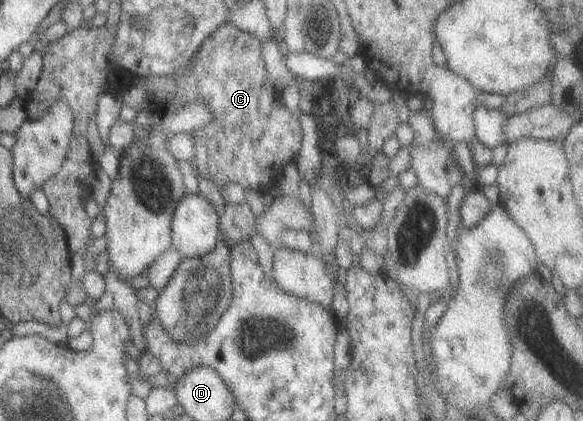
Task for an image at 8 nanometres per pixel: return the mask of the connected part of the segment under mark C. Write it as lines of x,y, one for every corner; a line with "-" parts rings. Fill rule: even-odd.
222,24
201,41
197,53
192,56
193,61
188,72
181,79
174,80
167,76
142,77
144,96
147,96
152,104
151,114
158,111
175,112
197,99
203,99
209,105
211,117
209,121
199,131
189,133
191,139
195,141
193,143
195,155
191,157
189,163
197,179
199,177
209,179
219,189
229,183
237,183
243,190
265,191
265,187
273,187
267,183
277,181
280,178
280,170
284,166
296,163
301,147
301,128
297,116
289,113
285,106
277,101
279,91
267,79
259,53
259,44
258,39
251,34
239,31
232,25

